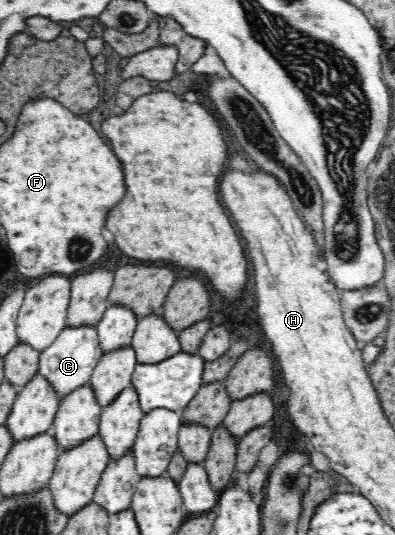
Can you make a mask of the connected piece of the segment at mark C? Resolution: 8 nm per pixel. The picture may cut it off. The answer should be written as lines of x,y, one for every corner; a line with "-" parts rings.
66,325
54,339
54,343
40,352
38,370
62,399
68,396
70,391
90,381
92,371
98,365
102,353
96,325

